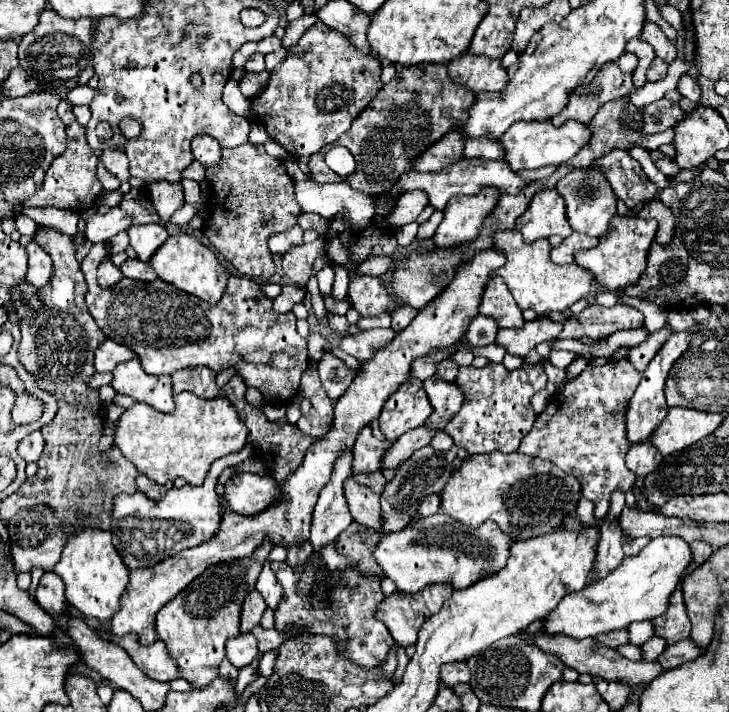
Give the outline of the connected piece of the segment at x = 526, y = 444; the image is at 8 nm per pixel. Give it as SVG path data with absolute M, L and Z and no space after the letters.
M627 358L613 366L587 364L575 380L557 390L519 446L519 452L551 460L563 472L573 474L581 484L581 494L595 504L597 520L607 516L611 492L615 488L627 492L635 482L635 474L625 466L625 454L629 450L625 420L615 412L633 396L639 380L641 374L635 372Z

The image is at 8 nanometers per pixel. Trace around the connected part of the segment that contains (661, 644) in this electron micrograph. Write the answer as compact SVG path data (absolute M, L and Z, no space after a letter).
M653 636L647 644L643 644L641 646L641 650L643 650L643 658L642 661L644 662L652 662L656 661L659 652L665 648L667 644L665 644L665 638L659 638L659 636Z

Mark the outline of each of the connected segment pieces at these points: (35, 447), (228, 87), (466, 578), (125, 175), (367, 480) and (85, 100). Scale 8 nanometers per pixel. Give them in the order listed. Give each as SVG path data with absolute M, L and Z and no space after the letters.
M33 432L31 436L27 436L21 444L19 444L19 456L25 460L25 462L37 462L39 456L43 452L43 436L41 432Z
M228 80L223 89L222 100L231 111L252 121L254 116L250 110L250 101L241 94L238 86L238 82Z
M437 512L435 516L423 518L417 526L407 526L401 532L381 536L379 544L373 548L373 556L399 592L413 594L433 582L449 582L455 590L469 588L481 576L481 570L499 572L505 566L509 546L511 540L503 536L491 520L473 530L451 520L447 514Z
M103 150L101 154L101 162L103 166L121 182L129 180L129 172L127 172L127 156L123 156L123 152L119 150Z
M371 472L371 474L355 474L353 478L355 478L359 484L369 486L375 494L381 494L381 492L383 492L383 488L385 488L385 484L387 484L381 472Z
M75 86L69 94L67 94L67 100L71 104L91 104L95 96L95 90L89 88L89 86Z

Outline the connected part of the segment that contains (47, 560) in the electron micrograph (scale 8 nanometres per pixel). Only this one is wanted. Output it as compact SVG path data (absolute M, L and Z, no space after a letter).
M35 506L27 516L13 516L7 522L9 530L9 544L11 544L11 558L15 572L31 572L33 568L41 568L45 572L51 572L55 564L61 558L63 544L67 540L67 534L63 534L61 528L55 528L55 514L47 506Z

